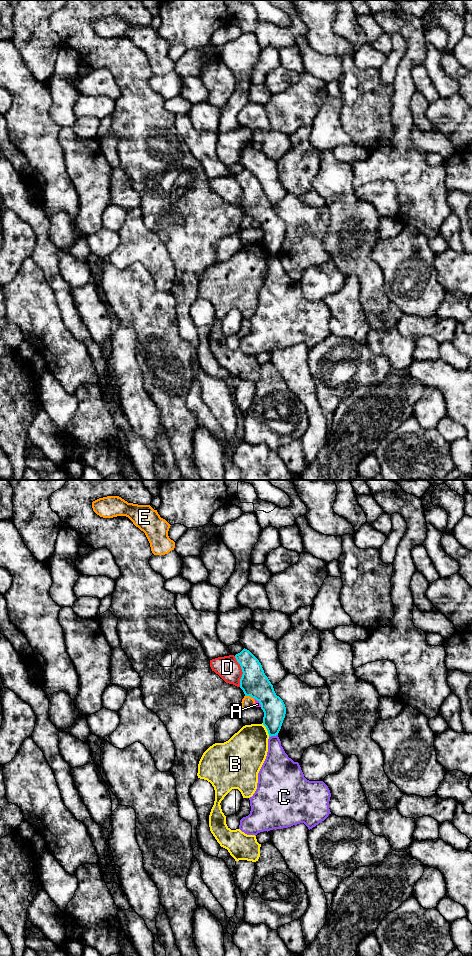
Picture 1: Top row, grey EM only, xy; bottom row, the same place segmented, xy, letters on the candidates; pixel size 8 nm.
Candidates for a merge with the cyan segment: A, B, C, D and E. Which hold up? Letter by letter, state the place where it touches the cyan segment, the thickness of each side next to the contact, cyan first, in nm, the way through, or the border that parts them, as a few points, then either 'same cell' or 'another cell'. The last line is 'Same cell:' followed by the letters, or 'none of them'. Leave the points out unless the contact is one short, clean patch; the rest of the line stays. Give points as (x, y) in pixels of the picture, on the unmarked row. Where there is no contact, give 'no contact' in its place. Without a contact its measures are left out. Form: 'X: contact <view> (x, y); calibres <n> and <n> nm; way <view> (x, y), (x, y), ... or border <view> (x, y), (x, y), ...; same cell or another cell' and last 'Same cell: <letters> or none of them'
A: contact xy (259, 222); calibres 220 and 50 nm; another cell
B: contact xy (267, 250); calibres 180 and 340 nm; another cell
C: contact xy (273, 255); calibres 180 and 220 nm; border xy (277, 254), (269, 257); another cell
D: contact xy (242, 191); calibres 220 and 190 nm; another cell
E: contact xy (250, 216); calibres 220 and 100 nm; another cell
Same cell: none of them

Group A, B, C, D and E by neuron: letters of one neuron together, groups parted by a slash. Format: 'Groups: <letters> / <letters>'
Groups: A E / B / C / D

